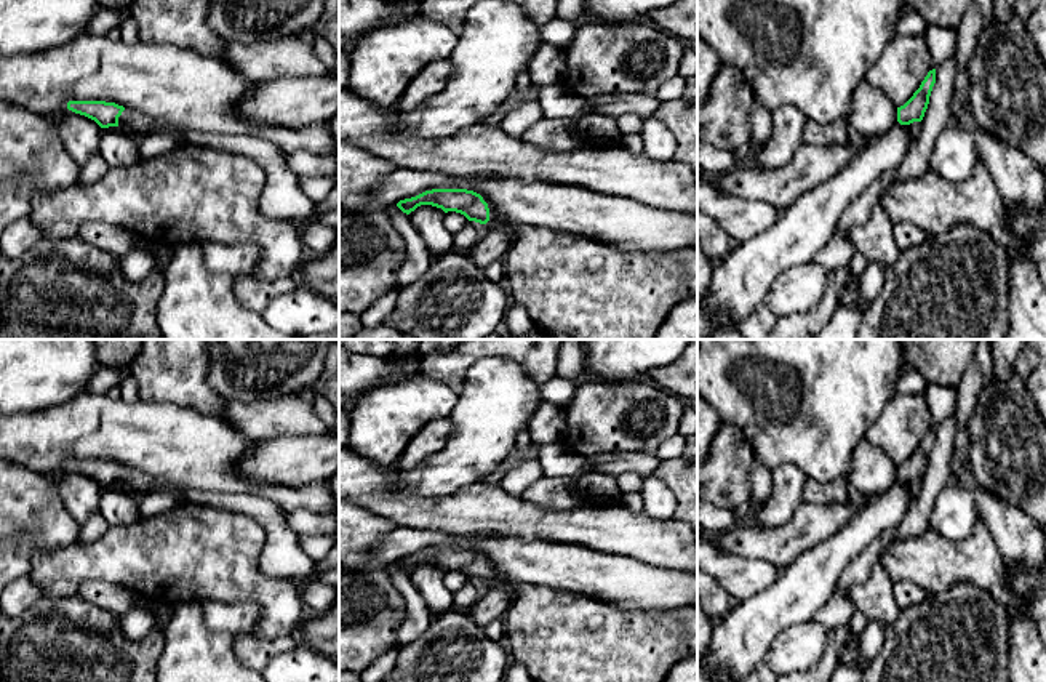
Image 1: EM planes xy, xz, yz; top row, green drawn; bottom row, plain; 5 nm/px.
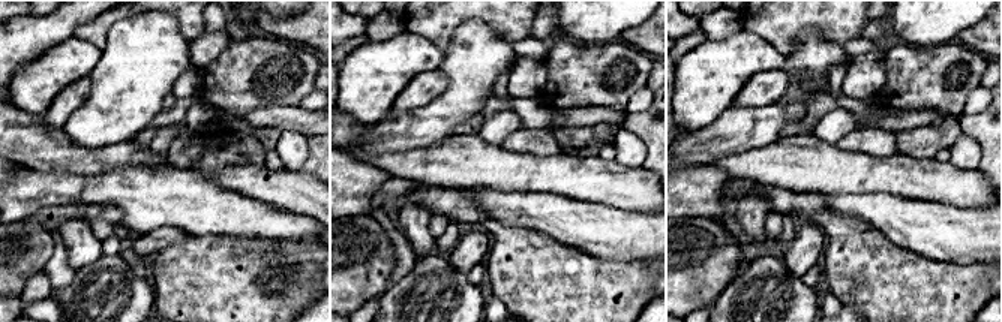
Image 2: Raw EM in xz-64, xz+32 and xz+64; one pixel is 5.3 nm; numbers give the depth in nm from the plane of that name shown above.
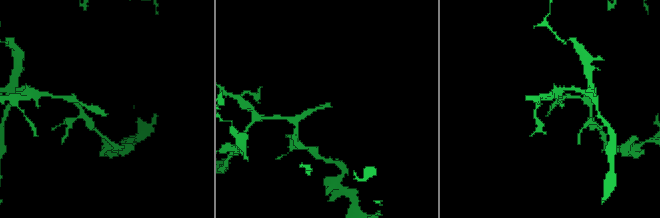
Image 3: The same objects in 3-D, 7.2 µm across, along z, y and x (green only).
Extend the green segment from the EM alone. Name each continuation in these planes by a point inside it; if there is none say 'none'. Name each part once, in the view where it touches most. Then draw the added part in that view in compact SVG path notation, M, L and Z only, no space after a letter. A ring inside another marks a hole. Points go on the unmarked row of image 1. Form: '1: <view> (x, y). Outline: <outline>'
1: xy (139, 484). Outline: M128 466L118 475L118 485L126 487L138 499L154 491L163 491L160 479L154 479Z

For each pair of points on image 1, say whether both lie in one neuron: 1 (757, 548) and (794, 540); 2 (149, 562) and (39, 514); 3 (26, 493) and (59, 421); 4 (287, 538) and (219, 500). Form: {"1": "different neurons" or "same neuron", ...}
{"1": "same neuron", "2": "different neurons", "3": "different neurons", "4": "same neuron"}

